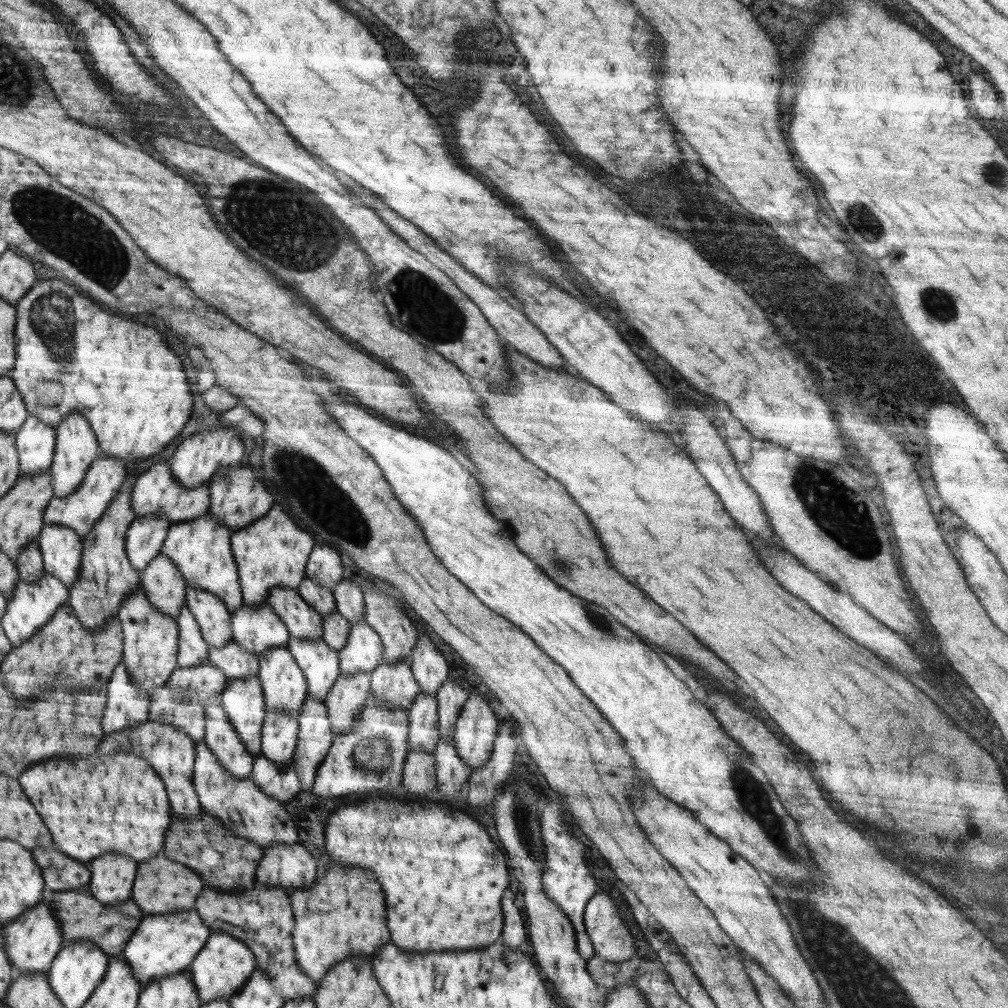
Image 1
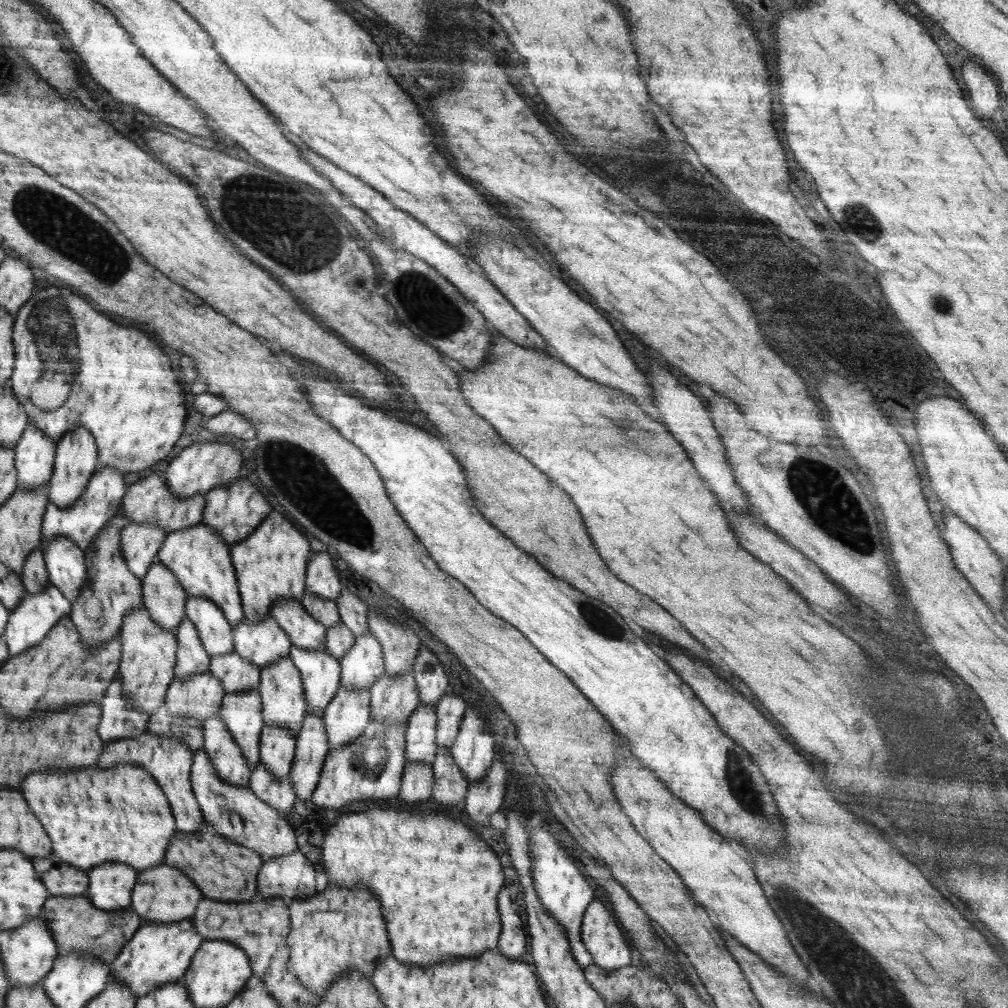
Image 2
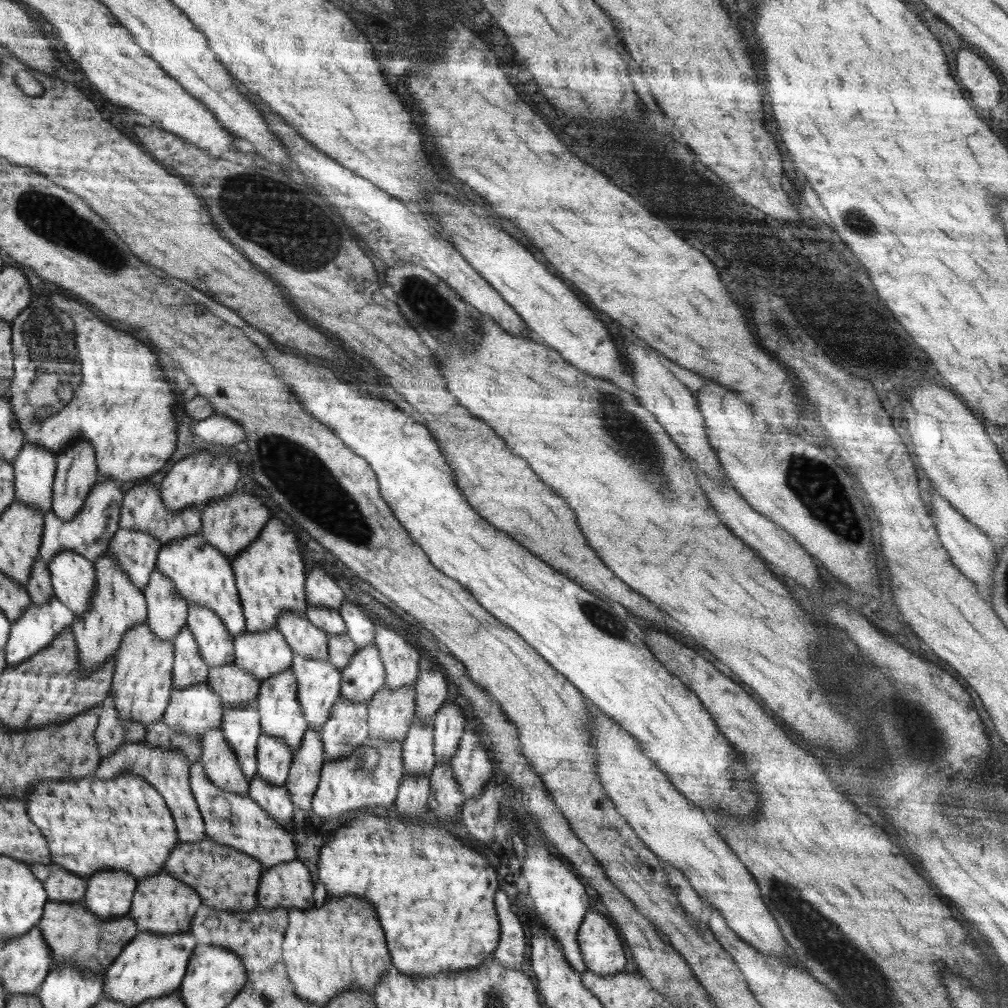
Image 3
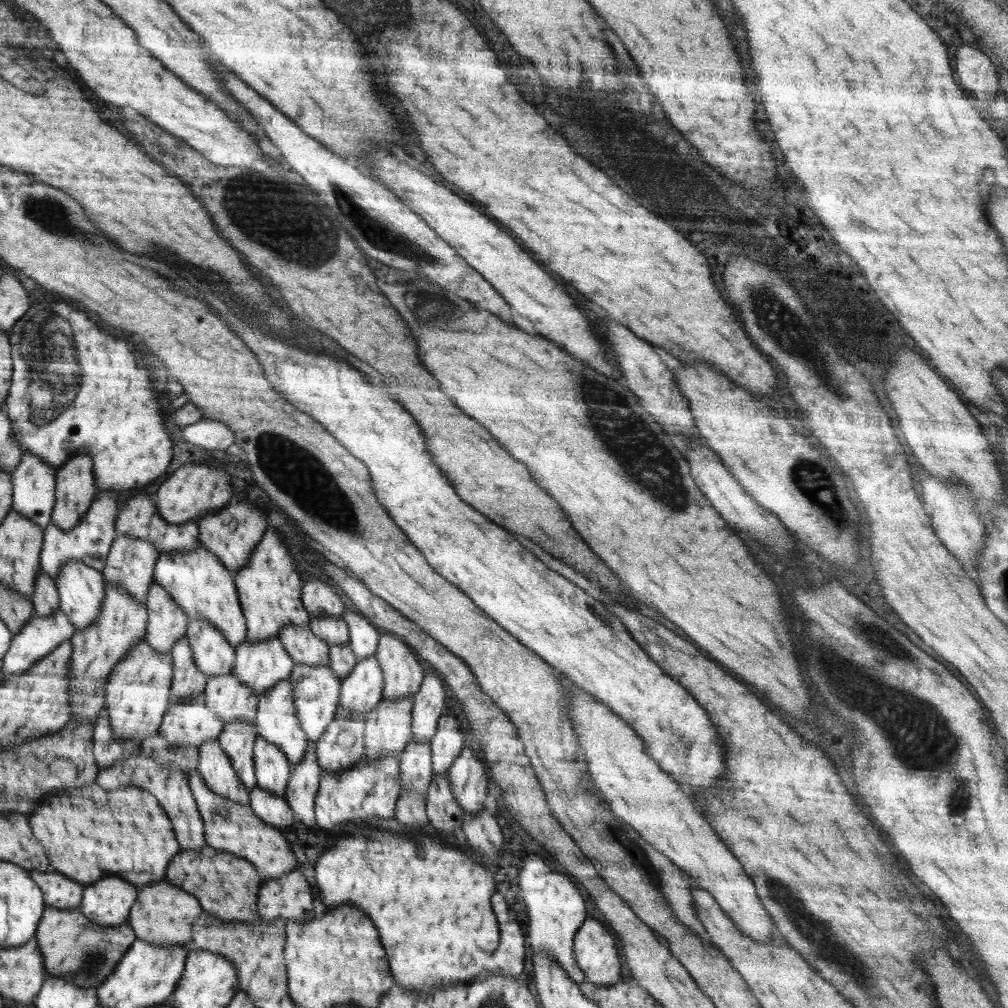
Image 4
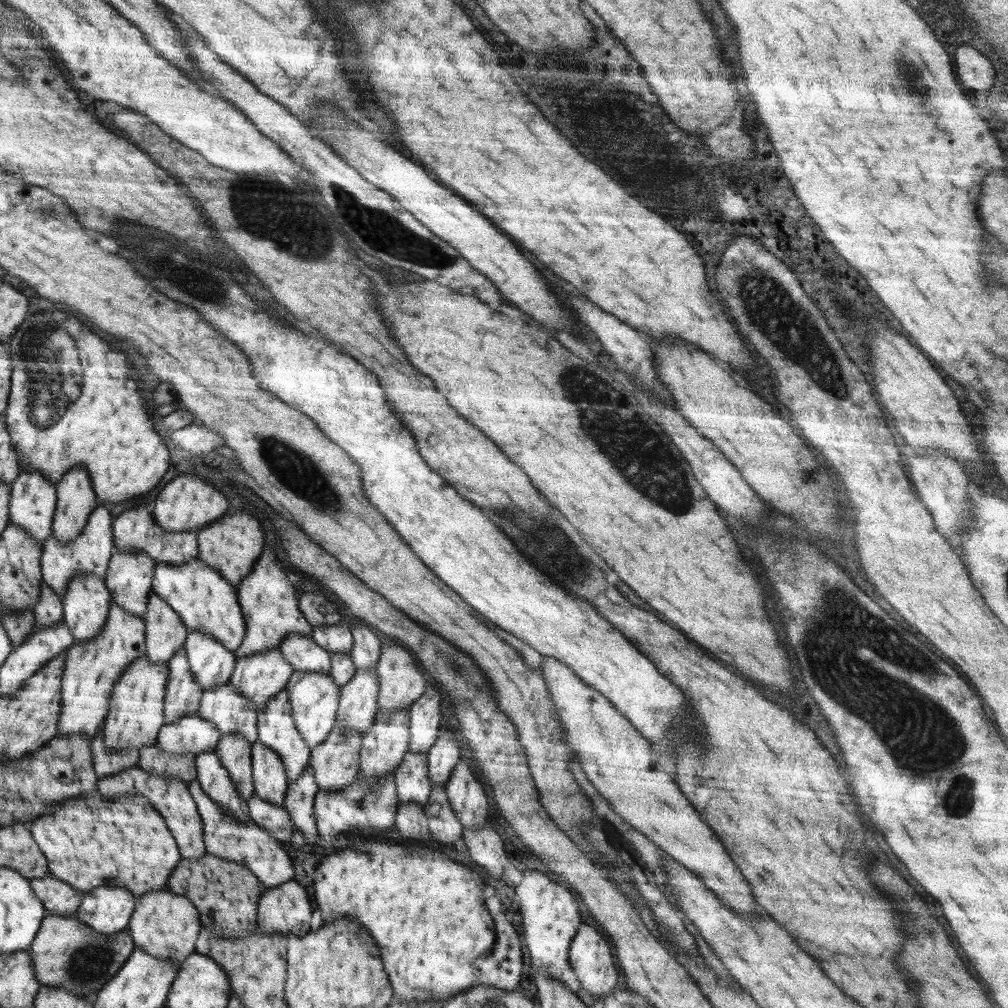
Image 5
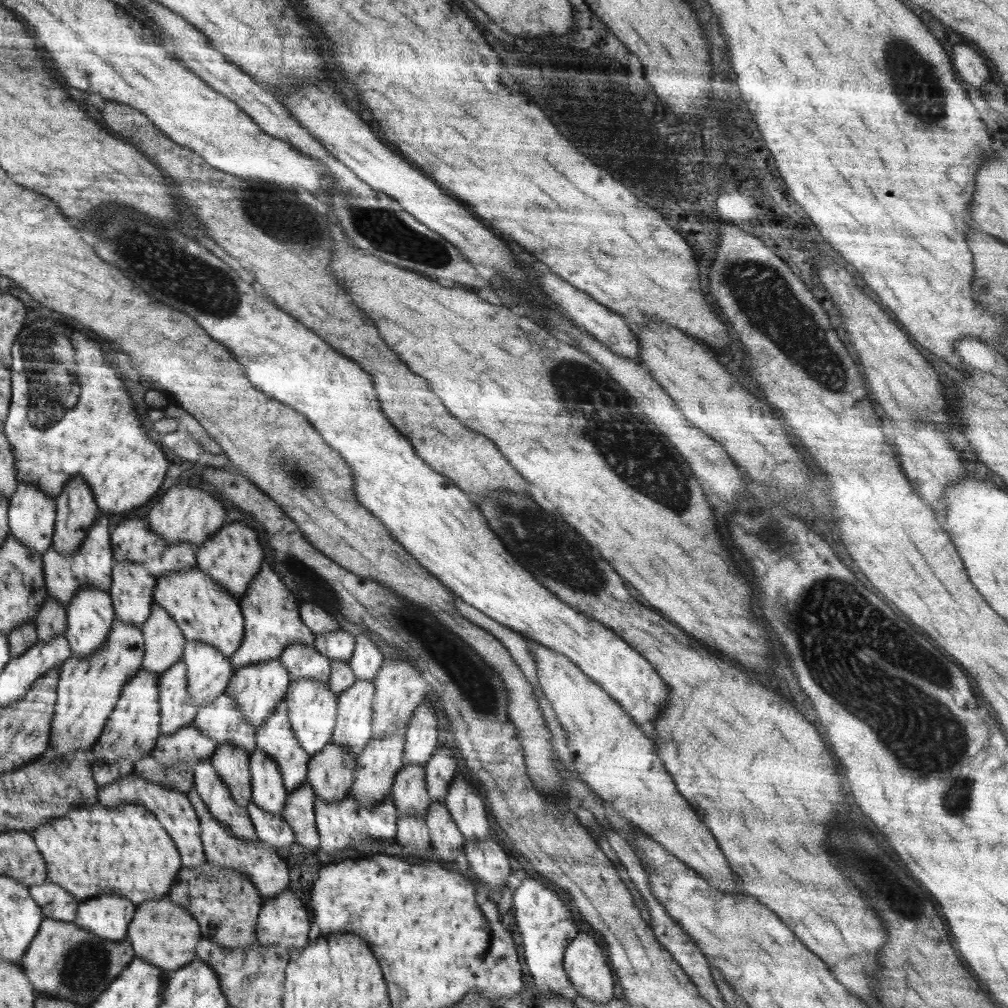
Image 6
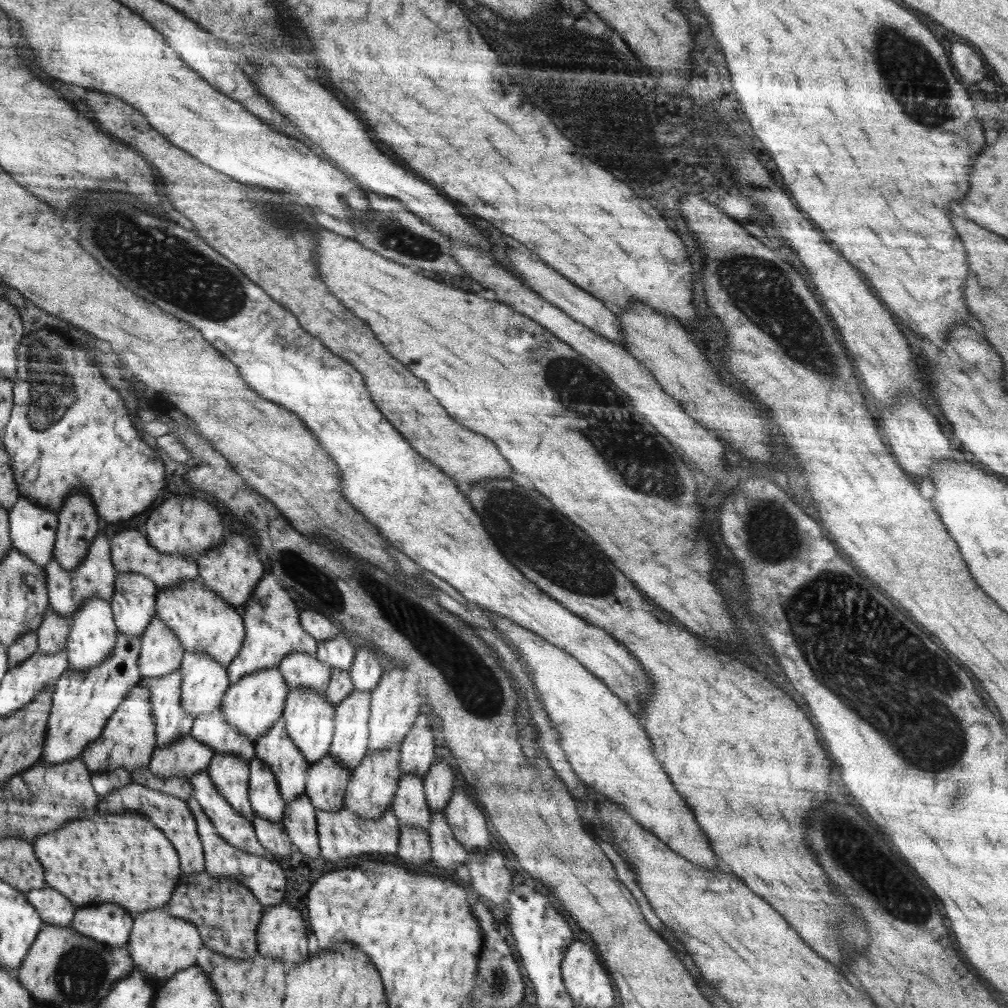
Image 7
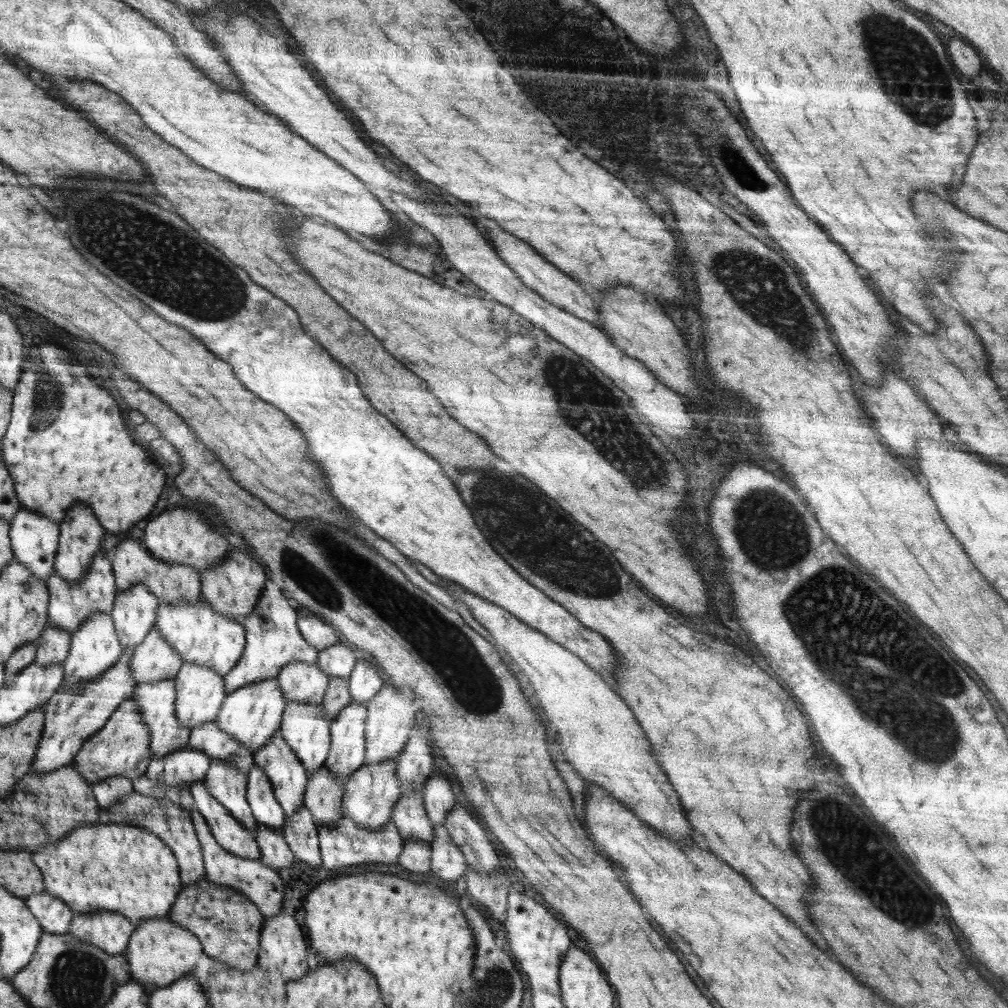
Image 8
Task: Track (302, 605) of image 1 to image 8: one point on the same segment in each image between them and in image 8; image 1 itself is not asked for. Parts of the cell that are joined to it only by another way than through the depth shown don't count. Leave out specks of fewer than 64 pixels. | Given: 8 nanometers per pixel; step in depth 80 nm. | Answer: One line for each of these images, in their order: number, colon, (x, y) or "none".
2: (306, 632)
3: (306, 639)
4: (304, 646)
5: (302, 652)
6: (302, 661)
7: (301, 671)
8: (301, 683)

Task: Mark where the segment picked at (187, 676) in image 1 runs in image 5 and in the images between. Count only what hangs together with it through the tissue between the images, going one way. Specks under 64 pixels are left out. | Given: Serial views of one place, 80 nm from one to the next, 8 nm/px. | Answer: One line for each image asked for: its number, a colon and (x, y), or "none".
2: (198, 696)
3: (197, 708)
4: (191, 723)
5: (191, 733)

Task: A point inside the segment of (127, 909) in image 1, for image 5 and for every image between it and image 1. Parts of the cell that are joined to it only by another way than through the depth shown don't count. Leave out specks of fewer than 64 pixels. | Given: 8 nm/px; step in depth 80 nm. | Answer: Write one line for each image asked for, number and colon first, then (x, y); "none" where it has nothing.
2: (78, 926)
3: (75, 935)
4: (75, 948)
5: (67, 953)

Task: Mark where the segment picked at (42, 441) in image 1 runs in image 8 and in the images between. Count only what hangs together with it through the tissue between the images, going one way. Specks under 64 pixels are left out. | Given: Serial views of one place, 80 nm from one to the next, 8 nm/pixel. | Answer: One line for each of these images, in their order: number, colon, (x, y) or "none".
2: (35, 454)
3: (35, 468)
4: (34, 482)
5: (34, 498)
6: (33, 513)
7: (33, 529)
8: (34, 537)

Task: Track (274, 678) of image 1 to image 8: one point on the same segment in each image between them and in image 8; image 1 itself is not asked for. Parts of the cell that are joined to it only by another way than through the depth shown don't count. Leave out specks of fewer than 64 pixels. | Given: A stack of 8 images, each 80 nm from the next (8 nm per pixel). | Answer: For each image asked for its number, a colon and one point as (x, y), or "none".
2: (283, 701)
3: (281, 715)
4: (276, 721)
5: (276, 728)
6: (276, 738)
7: (275, 748)
8: (288, 775)

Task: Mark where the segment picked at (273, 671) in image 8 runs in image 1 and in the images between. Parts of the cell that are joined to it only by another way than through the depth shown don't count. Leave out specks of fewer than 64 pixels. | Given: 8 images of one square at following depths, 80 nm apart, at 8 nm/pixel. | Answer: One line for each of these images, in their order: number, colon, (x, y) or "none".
1: (271, 552)
2: (271, 565)
3: (270, 574)
4: (269, 586)
5: (269, 604)
6: (272, 623)
7: (272, 630)

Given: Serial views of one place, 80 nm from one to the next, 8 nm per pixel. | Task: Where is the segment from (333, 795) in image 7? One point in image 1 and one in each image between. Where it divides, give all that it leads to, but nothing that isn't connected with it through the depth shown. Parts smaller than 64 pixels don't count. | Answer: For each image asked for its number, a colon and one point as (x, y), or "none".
1: (345, 702)
2: (348, 714)
3: (347, 727)
4: (342, 746)
5: (335, 762)
6: (332, 772)

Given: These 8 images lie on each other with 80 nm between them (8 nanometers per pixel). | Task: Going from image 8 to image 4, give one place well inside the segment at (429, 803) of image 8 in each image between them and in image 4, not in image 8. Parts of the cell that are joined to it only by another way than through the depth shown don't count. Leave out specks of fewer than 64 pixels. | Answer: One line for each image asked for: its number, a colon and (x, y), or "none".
4: (447, 742)
5: (444, 754)
6: (440, 770)
7: (438, 782)

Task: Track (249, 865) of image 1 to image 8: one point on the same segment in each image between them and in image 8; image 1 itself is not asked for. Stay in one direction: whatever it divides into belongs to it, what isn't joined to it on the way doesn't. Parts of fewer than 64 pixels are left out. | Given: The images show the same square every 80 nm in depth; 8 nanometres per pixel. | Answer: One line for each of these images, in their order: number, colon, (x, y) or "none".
2: (225, 871)
3: (226, 879)
4: (225, 884)
5: (227, 894)
6: (226, 904)
7: (227, 914)
8: (228, 924)

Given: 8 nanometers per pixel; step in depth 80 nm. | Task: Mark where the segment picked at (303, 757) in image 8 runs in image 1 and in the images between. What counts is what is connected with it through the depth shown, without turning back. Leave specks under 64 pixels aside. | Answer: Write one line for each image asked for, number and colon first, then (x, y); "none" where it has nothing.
1: (320, 663)
2: (321, 673)
3: (319, 682)
4: (316, 689)
5: (314, 697)
6: (312, 706)
7: (309, 717)

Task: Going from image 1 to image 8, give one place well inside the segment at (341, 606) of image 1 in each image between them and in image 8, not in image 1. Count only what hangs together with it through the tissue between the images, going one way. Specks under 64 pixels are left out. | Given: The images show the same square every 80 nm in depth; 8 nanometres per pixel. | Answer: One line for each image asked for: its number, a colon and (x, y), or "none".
2: (353, 612)
3: (360, 625)
4: (363, 636)
5: (366, 649)
6: (366, 660)
7: (366, 671)
8: (365, 680)

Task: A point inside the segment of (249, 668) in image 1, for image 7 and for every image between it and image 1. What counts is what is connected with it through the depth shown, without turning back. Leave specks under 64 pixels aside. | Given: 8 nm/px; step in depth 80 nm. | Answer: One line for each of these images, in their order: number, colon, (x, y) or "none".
2: (237, 674)
3: (236, 687)
4: (231, 699)
5: (232, 712)
6: (221, 720)
7: (213, 728)

